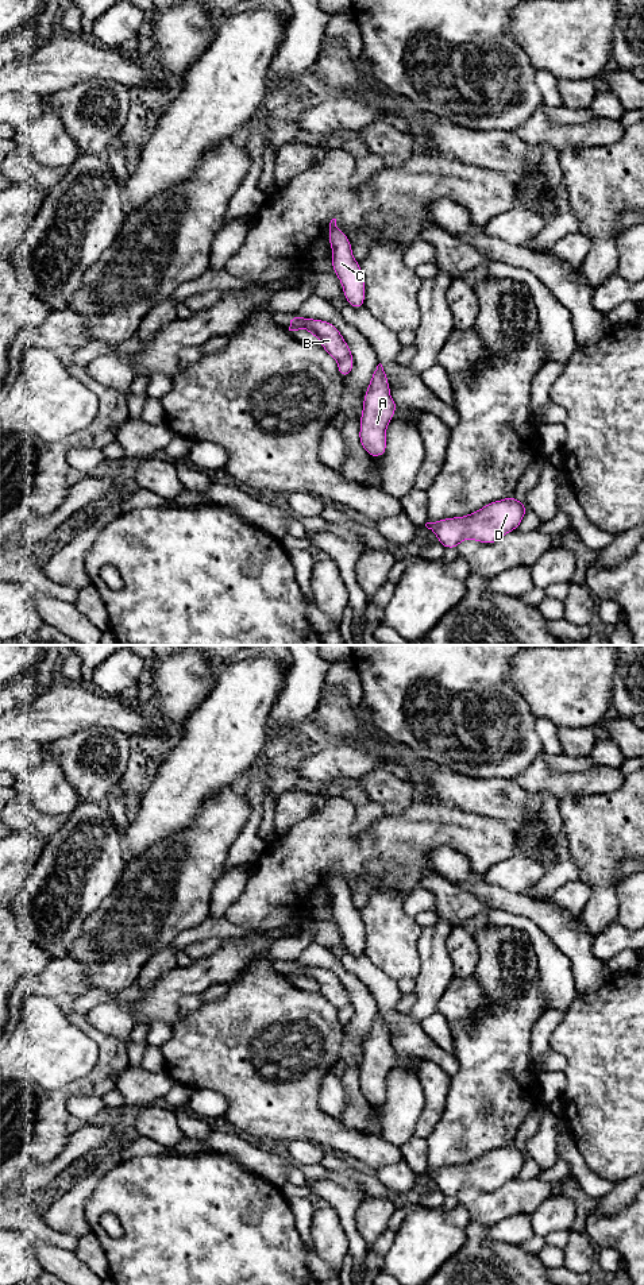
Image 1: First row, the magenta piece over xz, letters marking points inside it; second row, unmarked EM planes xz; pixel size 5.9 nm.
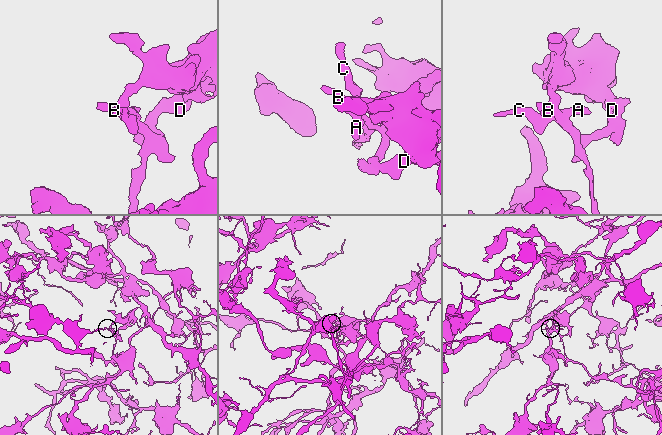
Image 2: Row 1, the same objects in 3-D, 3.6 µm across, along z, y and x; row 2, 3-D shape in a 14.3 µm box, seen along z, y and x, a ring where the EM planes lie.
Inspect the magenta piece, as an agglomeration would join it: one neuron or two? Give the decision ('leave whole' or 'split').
split

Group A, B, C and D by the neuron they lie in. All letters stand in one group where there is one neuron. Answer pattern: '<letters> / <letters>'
A C / B D

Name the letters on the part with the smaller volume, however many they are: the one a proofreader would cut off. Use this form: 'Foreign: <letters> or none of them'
Foreign: A, C

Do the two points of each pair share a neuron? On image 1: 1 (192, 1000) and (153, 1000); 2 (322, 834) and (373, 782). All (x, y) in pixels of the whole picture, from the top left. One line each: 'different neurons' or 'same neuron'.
1: different neurons
2: different neurons

